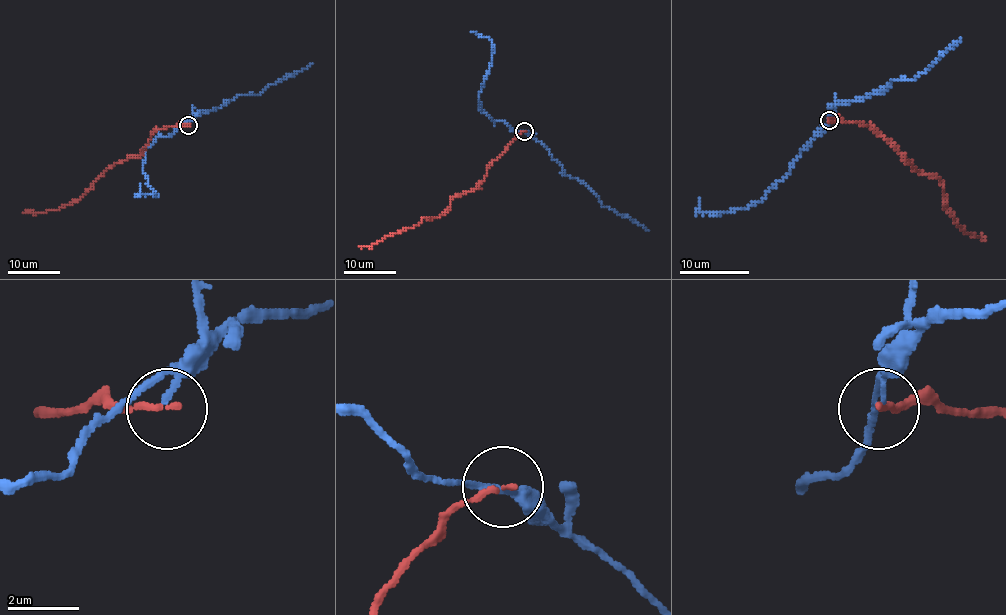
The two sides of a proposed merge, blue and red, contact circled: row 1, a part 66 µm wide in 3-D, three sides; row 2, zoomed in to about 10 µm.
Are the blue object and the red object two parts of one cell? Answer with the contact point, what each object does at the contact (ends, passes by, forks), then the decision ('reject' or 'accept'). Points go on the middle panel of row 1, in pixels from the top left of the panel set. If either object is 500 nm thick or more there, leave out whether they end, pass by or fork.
(524, 131) | blue passes by | red ends | reject

